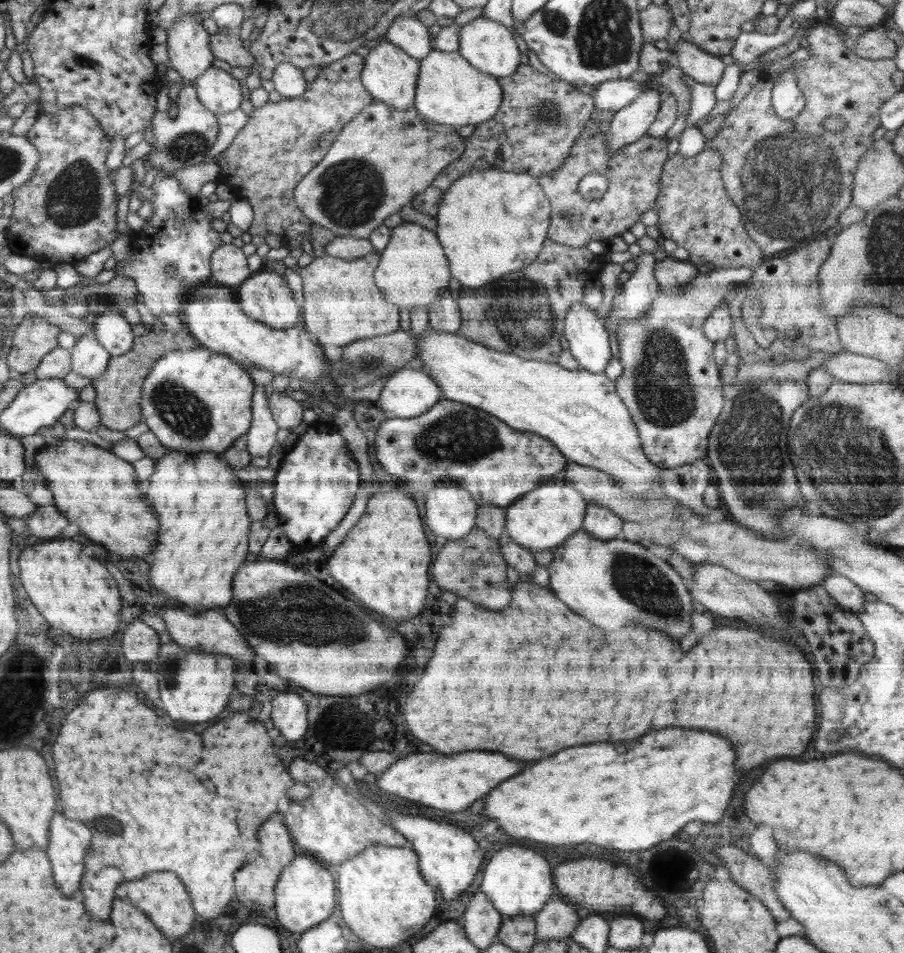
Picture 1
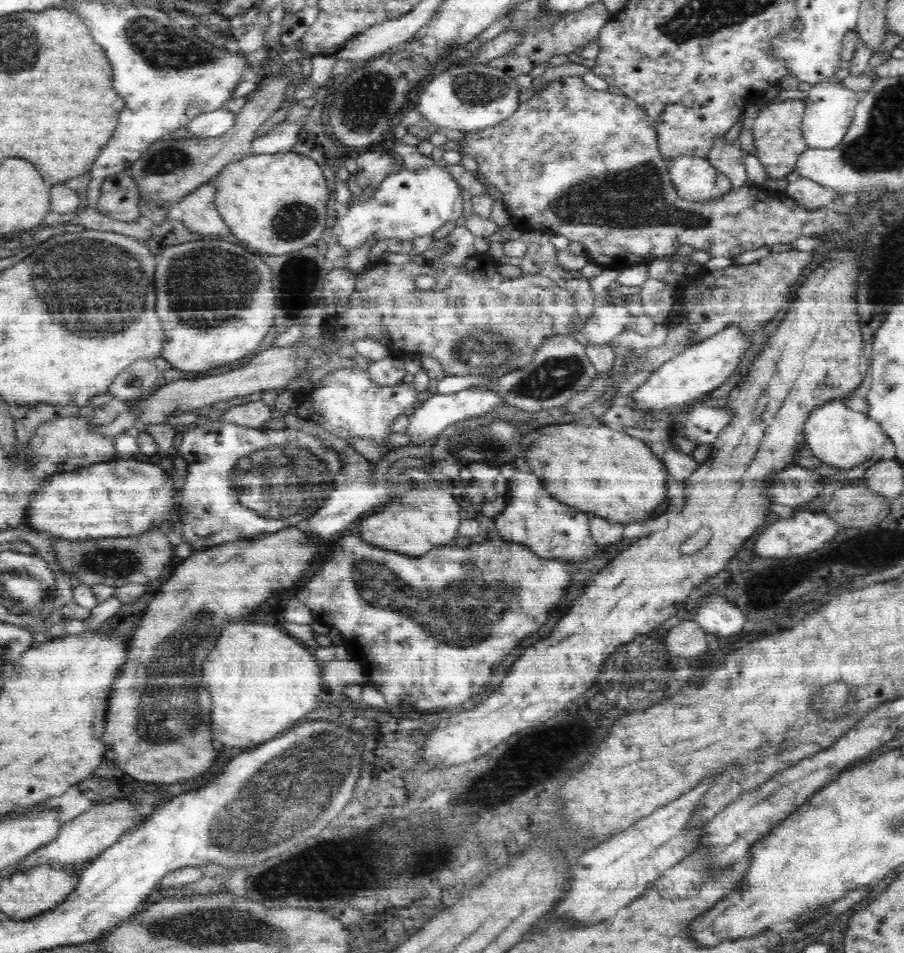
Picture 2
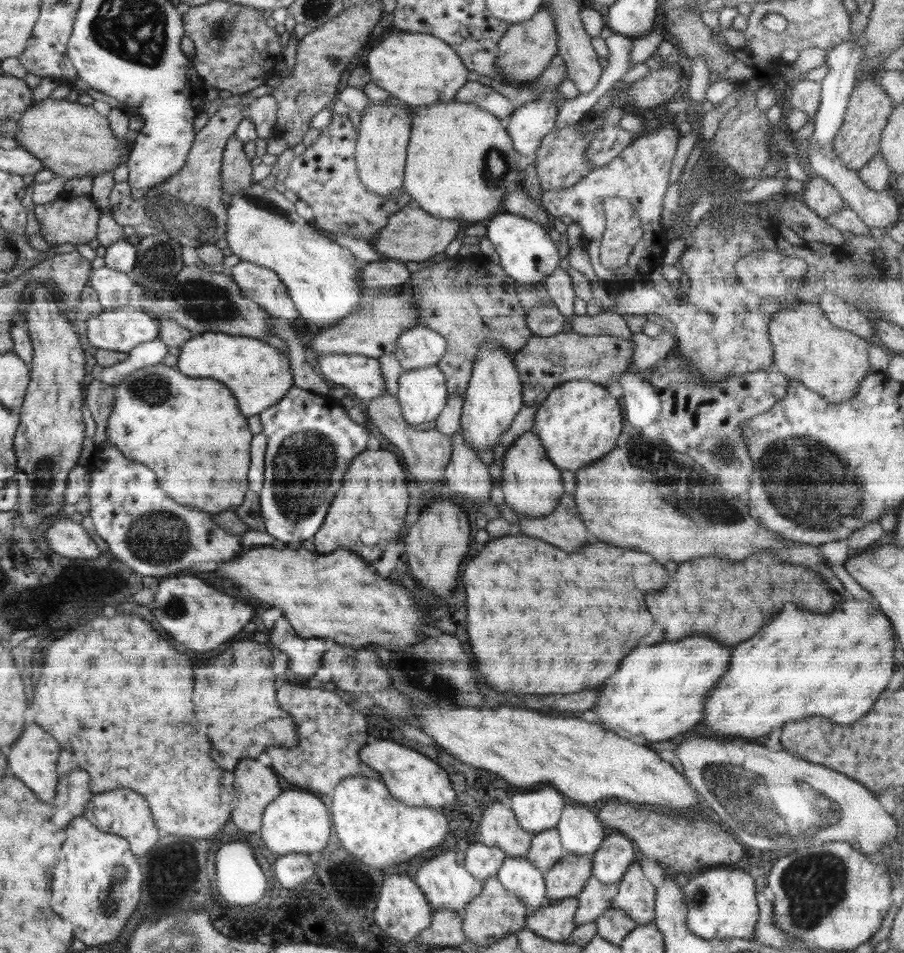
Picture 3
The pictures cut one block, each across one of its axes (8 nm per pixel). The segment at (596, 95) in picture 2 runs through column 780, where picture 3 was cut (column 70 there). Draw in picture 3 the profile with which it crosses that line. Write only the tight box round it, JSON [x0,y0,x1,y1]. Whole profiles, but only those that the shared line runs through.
[35,195,100,248]

